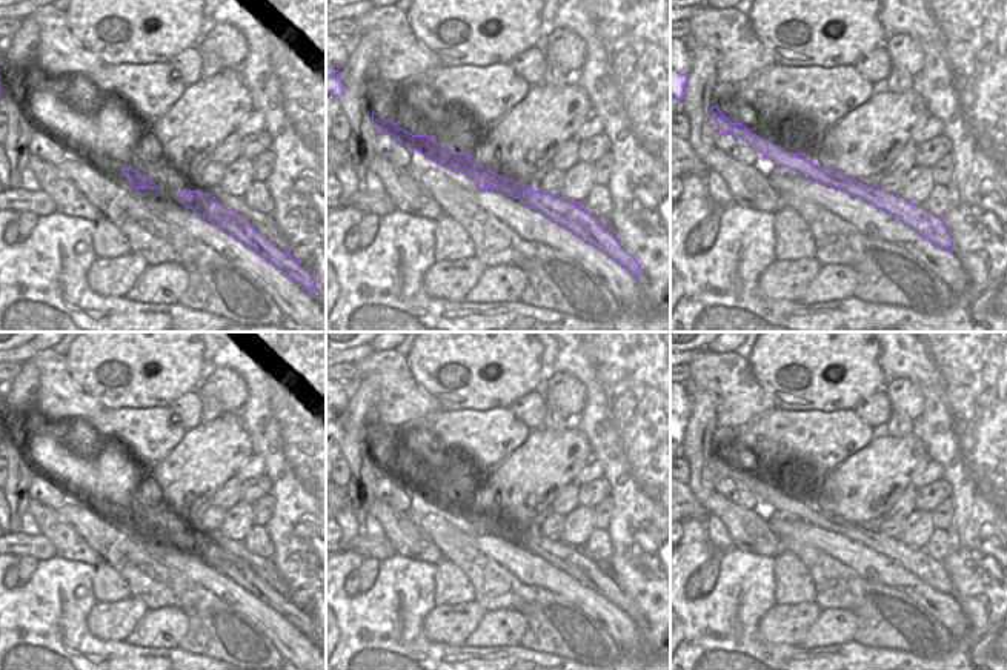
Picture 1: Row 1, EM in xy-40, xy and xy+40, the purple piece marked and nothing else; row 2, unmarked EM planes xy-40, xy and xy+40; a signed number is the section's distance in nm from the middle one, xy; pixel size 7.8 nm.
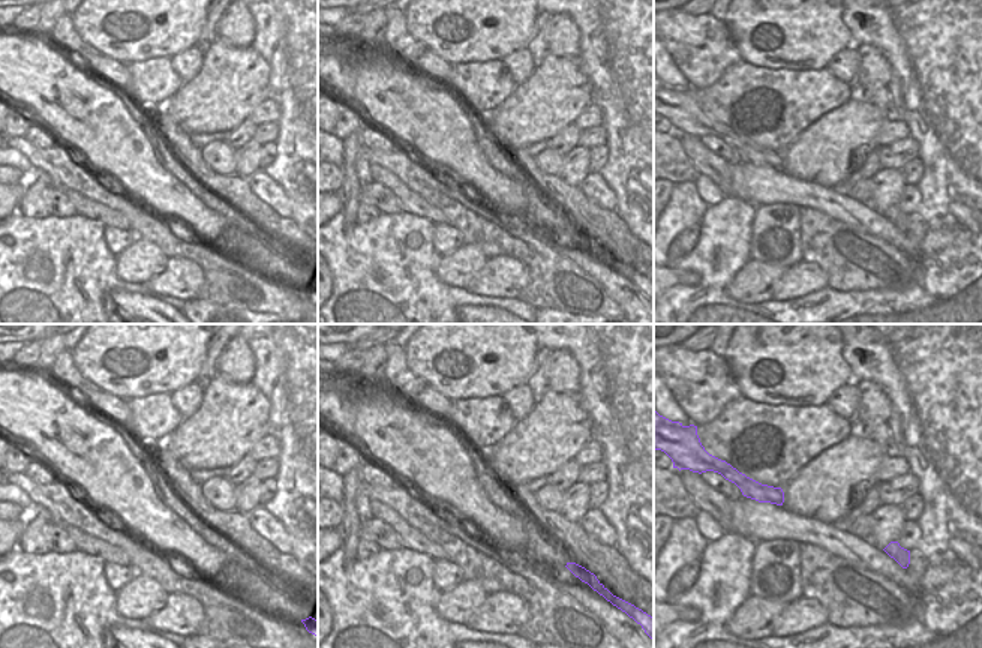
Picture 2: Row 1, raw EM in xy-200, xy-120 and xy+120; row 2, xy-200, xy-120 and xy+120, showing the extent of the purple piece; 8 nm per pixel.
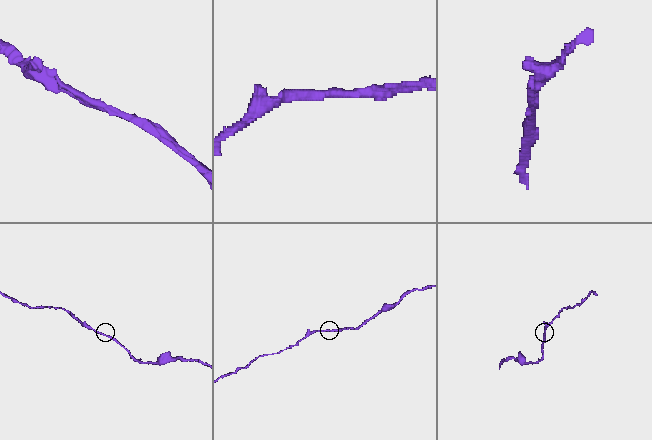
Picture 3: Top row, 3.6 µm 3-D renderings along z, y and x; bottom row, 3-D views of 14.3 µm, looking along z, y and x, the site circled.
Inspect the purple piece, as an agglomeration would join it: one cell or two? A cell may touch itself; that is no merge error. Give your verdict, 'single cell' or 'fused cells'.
single cell

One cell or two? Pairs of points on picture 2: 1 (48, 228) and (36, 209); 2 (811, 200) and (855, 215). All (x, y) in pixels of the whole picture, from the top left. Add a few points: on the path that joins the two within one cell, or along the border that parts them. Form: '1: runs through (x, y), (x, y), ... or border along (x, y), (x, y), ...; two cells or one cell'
1: border along (18, 210), (27, 216), (48, 216); two cells
2: runs through (822, 200), (844, 209); one cell

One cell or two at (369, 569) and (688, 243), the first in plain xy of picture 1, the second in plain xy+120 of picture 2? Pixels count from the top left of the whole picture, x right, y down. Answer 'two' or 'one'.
one

